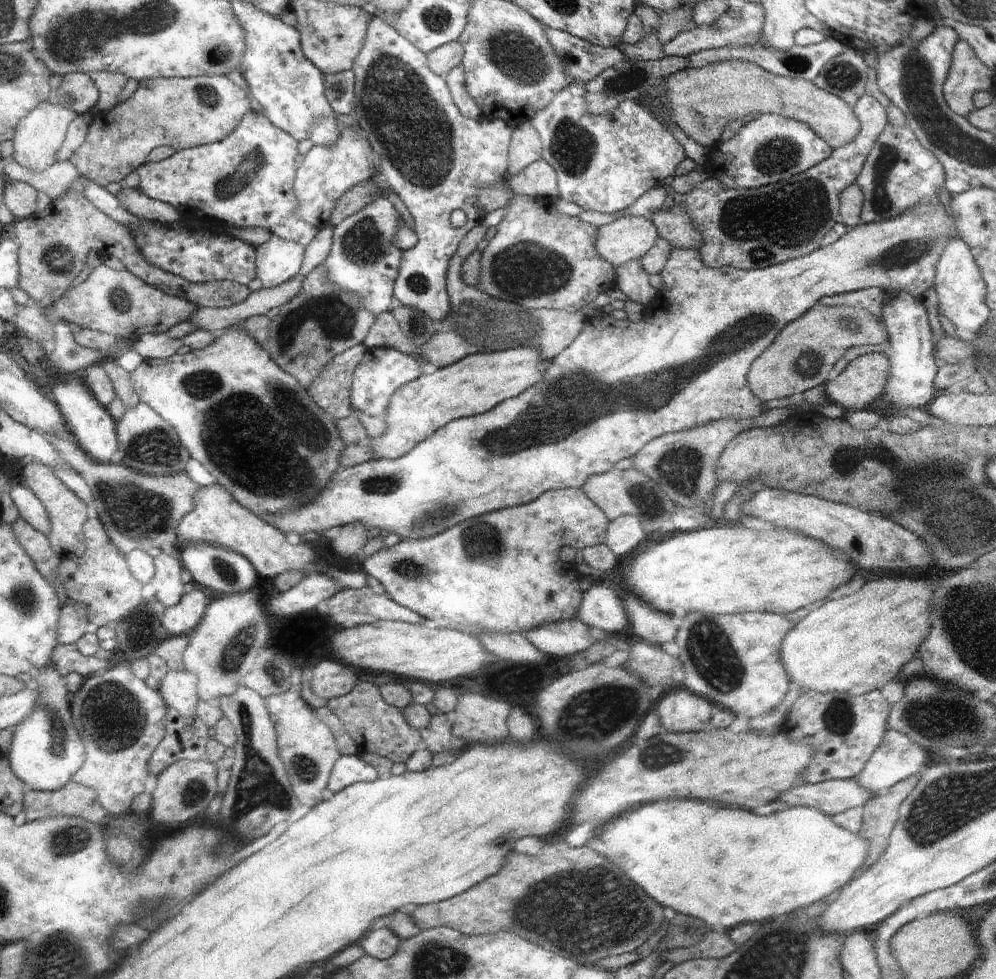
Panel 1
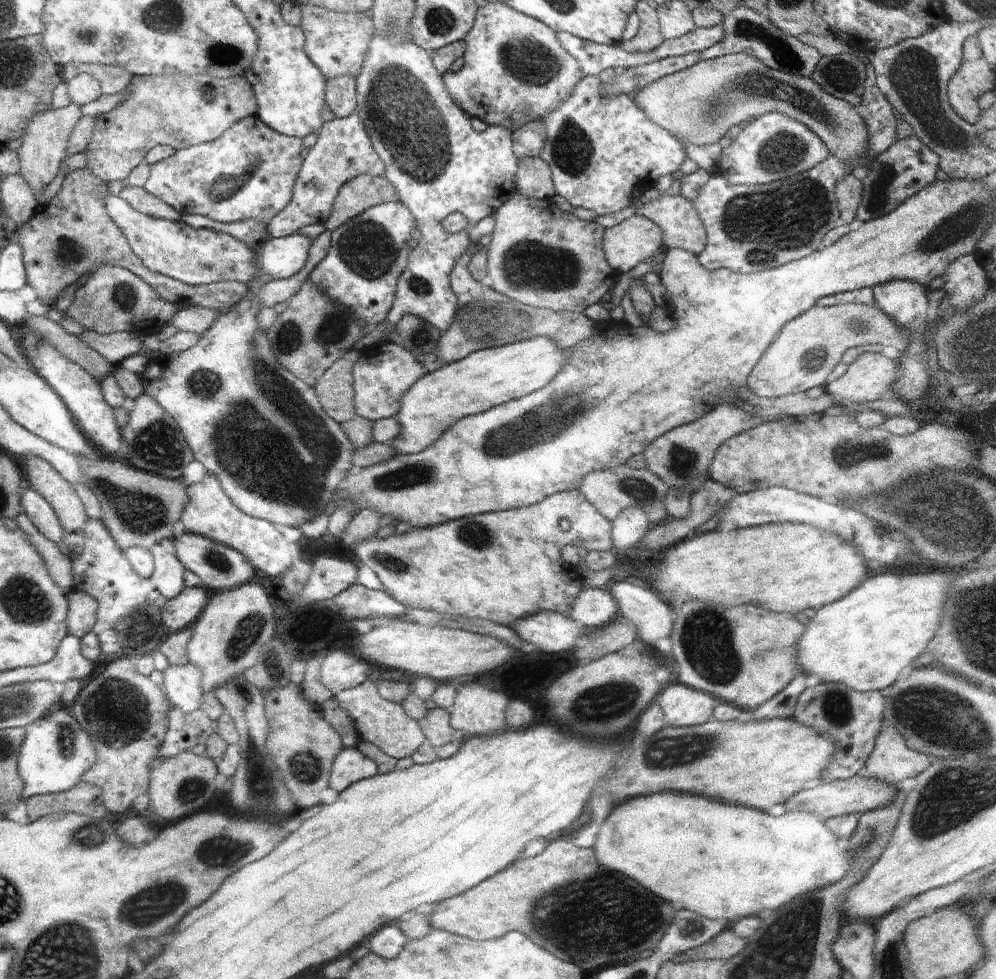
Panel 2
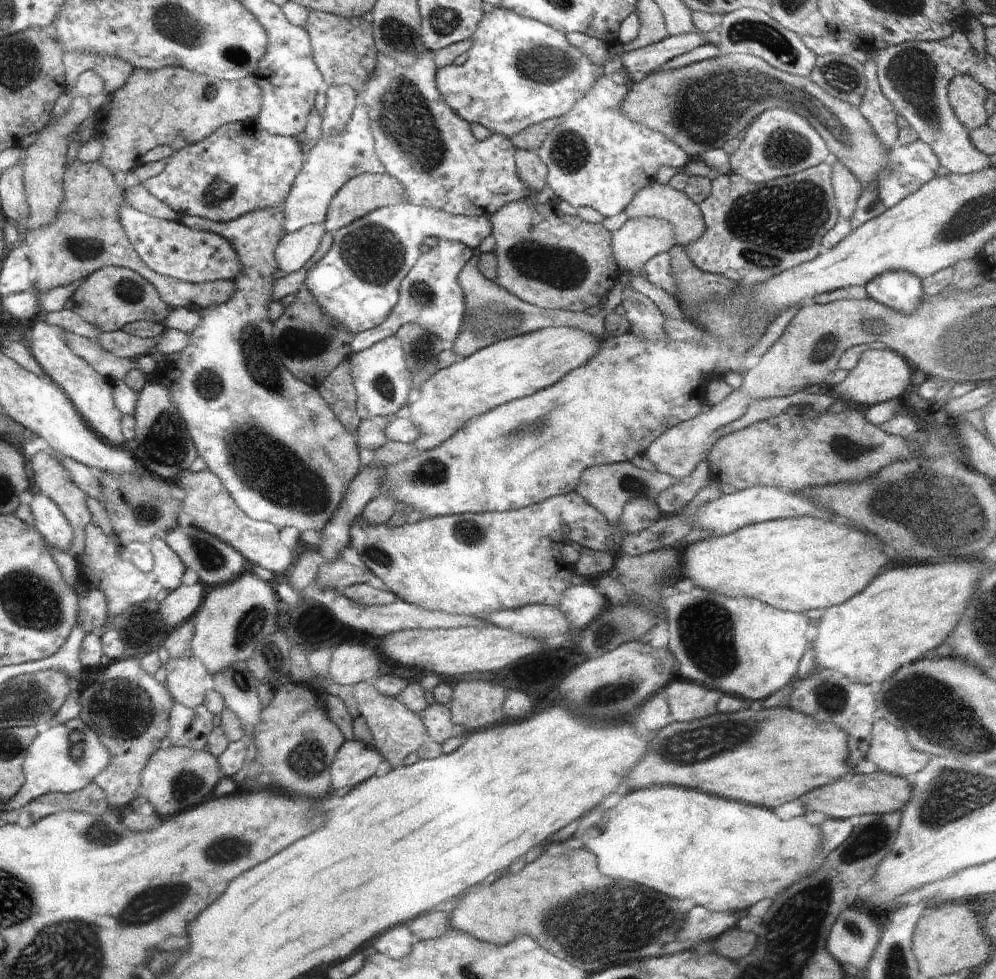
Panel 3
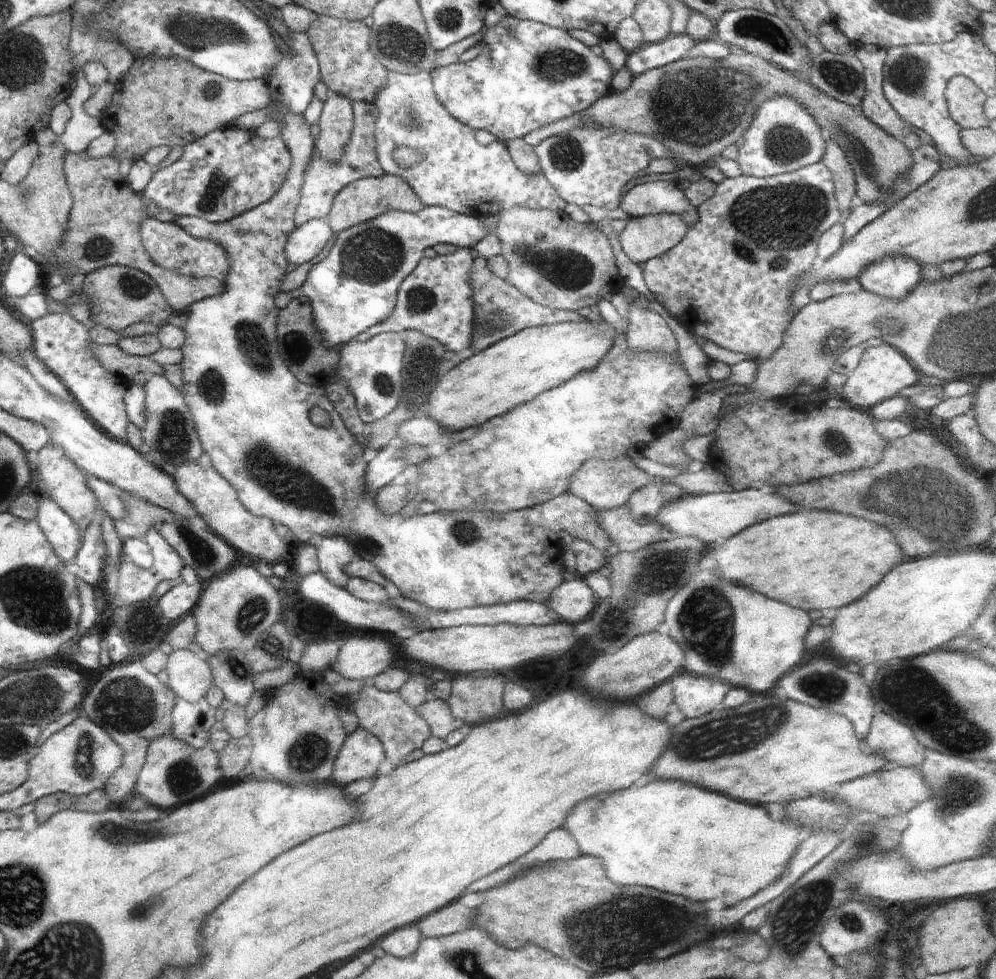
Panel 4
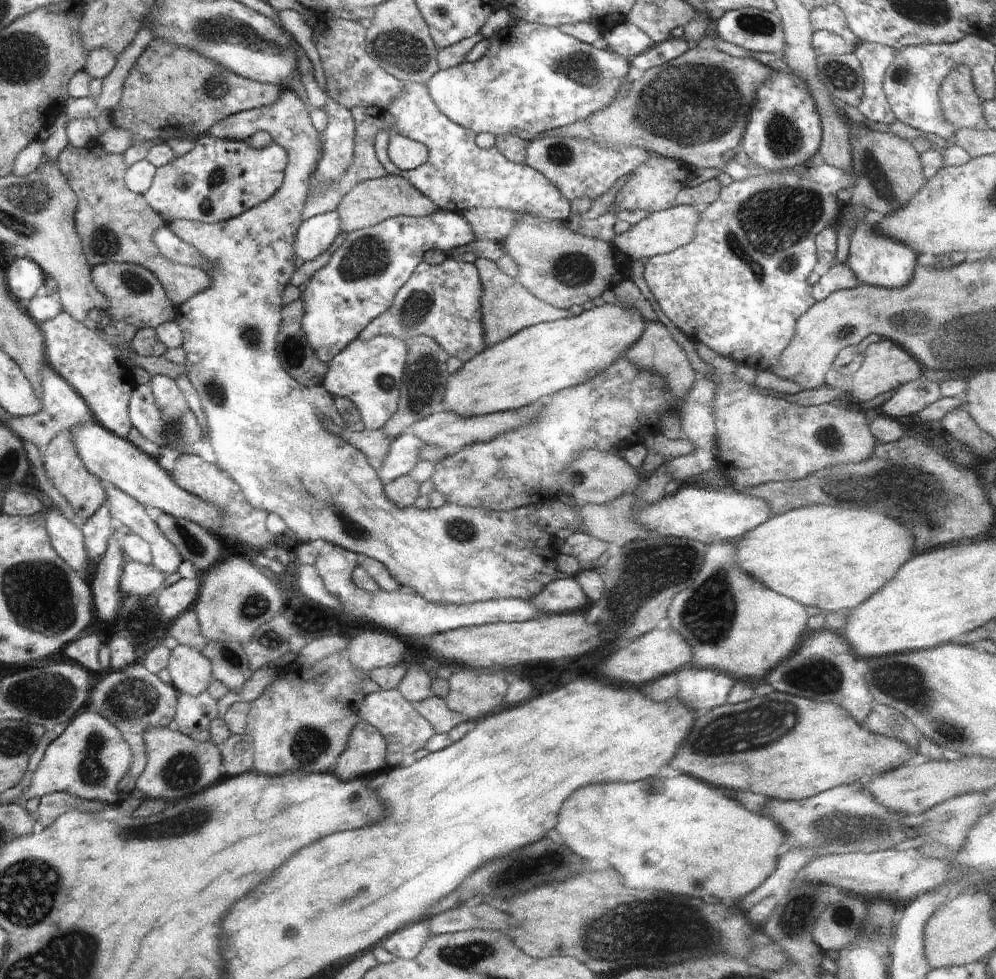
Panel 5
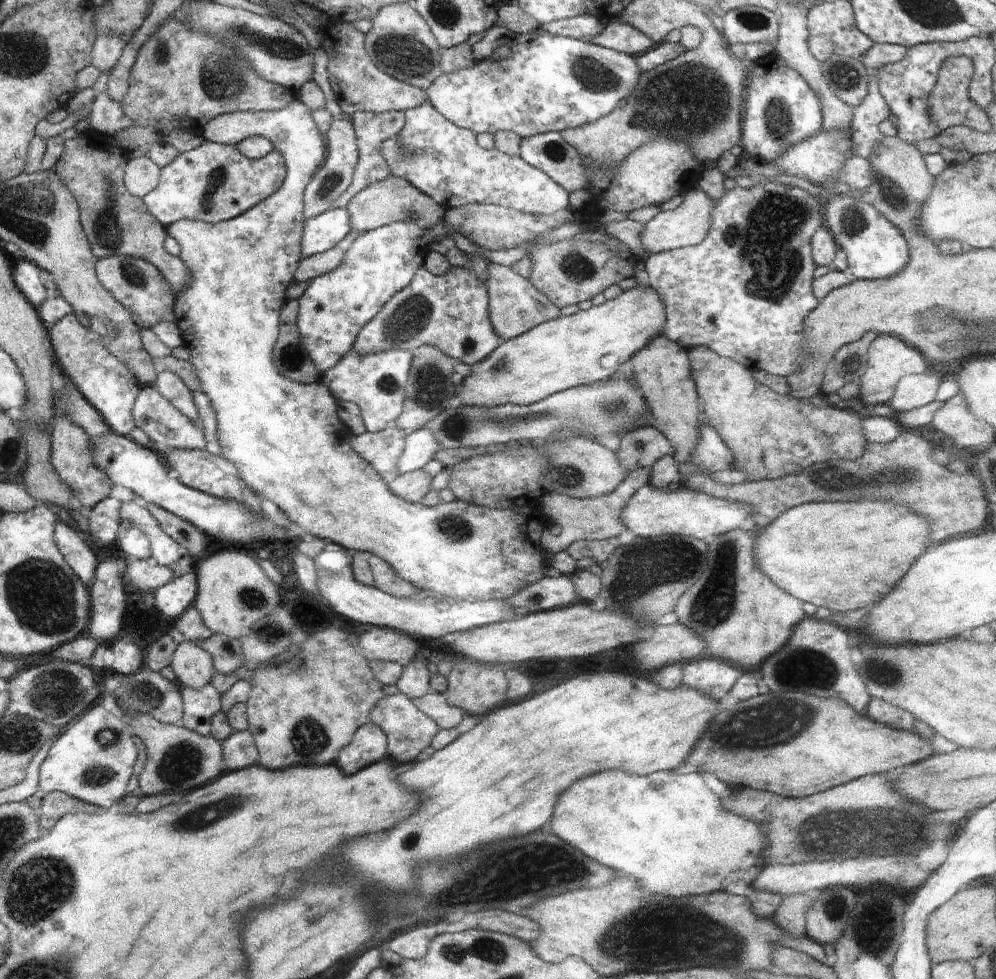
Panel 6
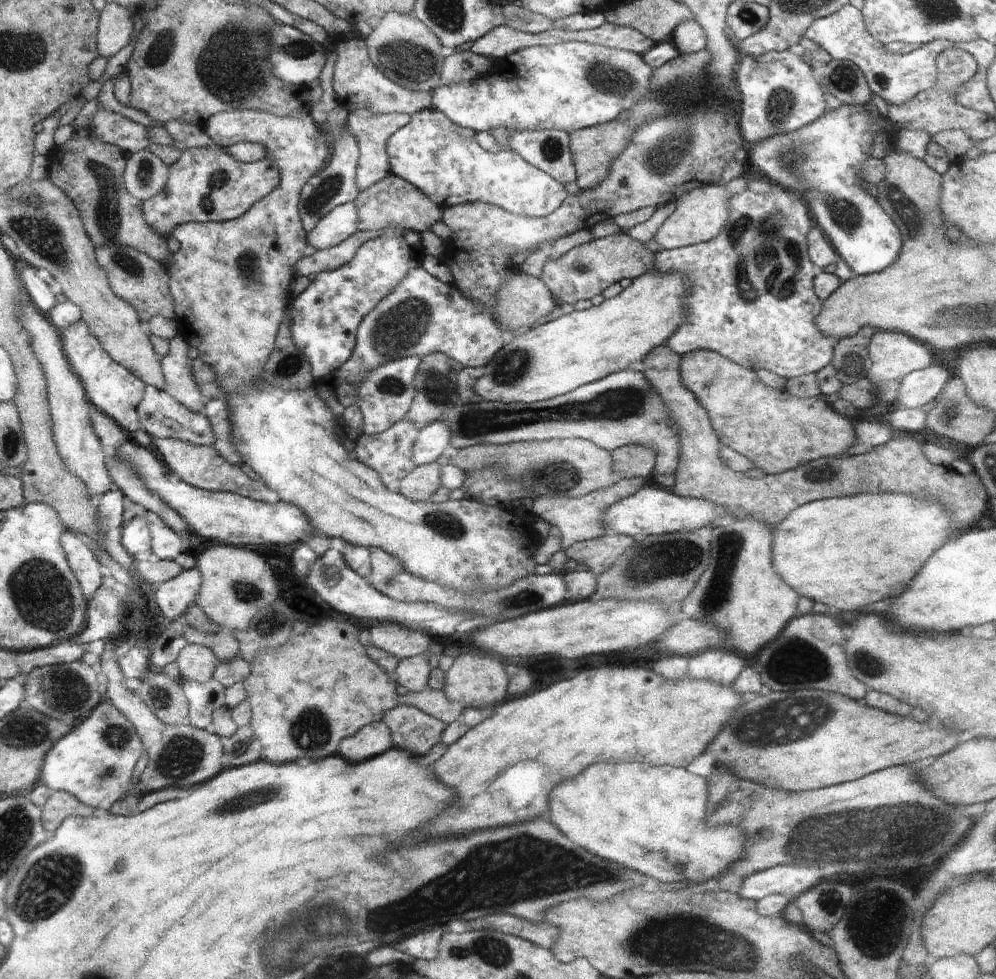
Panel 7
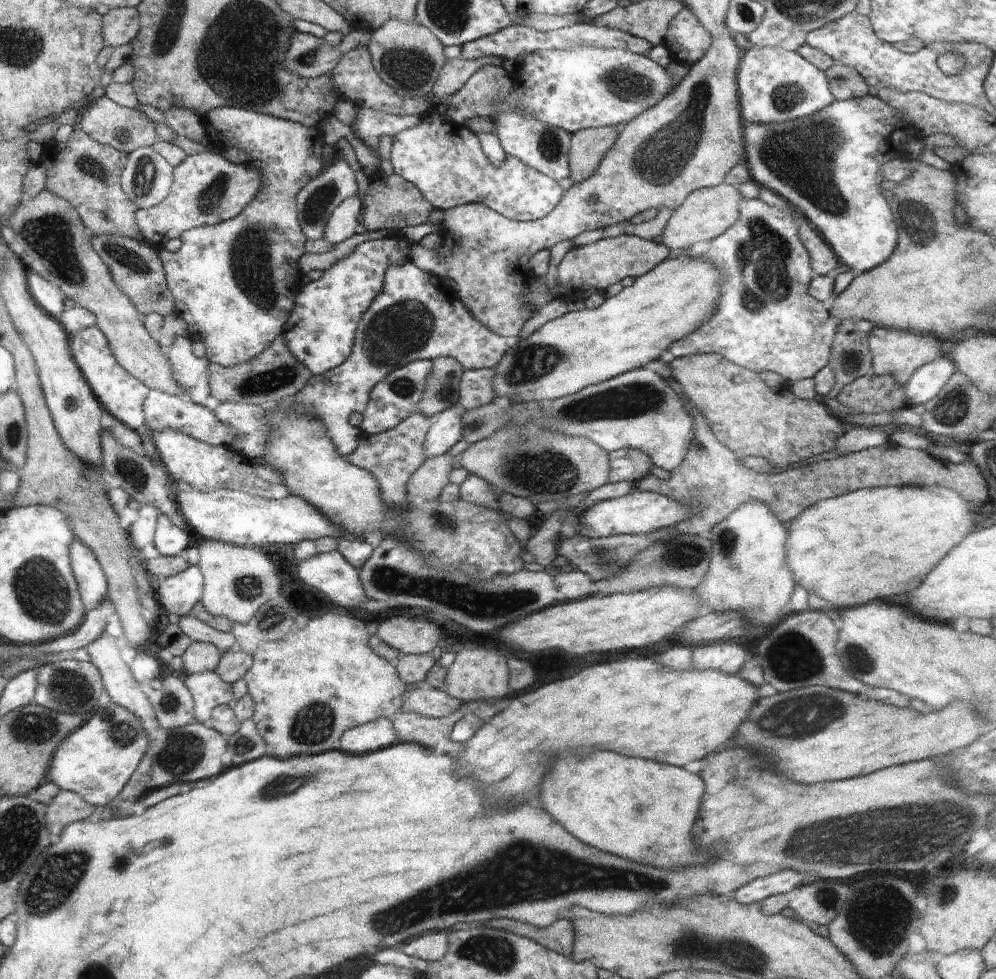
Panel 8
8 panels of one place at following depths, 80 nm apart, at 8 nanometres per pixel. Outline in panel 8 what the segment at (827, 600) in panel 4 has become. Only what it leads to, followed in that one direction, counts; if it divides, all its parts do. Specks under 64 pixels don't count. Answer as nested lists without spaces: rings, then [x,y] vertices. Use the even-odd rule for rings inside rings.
[[[940,486],[872,487],[824,499],[807,508],[788,525],[788,564],[794,582],[826,598],[838,608],[866,604],[870,600],[890,600],[910,594],[946,552],[960,544],[976,526],[976,508],[950,488]]]

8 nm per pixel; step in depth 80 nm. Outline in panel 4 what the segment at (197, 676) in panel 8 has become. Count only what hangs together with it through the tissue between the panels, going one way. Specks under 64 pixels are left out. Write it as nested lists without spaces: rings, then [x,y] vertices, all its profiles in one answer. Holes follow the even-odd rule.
[[[205,697],[194,704],[179,699],[173,709],[170,736],[194,749],[208,747],[211,731],[217,725],[215,712]]]

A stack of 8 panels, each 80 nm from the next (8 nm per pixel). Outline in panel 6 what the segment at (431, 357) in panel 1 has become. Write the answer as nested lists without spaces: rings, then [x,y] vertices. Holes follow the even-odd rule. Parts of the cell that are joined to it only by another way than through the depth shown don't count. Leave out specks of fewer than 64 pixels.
[[[488,262],[488,278],[484,280],[488,296],[488,316],[490,324],[502,340],[508,341],[538,324],[556,320],[561,317],[561,310],[558,309],[542,292],[538,292],[528,279],[518,276],[511,268]]]

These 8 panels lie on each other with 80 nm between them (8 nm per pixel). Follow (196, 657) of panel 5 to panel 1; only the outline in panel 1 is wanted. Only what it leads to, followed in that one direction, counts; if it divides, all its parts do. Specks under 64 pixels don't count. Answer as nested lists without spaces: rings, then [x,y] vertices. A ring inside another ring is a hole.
[[[168,670],[162,677],[159,691],[168,708],[173,708],[184,718],[193,717],[197,712],[197,676],[186,670]]]

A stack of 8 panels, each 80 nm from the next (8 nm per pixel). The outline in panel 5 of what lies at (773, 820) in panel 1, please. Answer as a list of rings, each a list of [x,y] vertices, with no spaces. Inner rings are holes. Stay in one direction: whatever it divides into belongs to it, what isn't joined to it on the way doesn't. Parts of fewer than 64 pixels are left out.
[[[680,774],[676,778],[658,778],[642,782],[606,782],[578,788],[558,814],[556,830],[584,860],[608,862],[626,884],[650,888],[650,892],[674,892],[674,896],[716,896],[724,902],[740,900],[756,890],[776,868],[784,832],[758,814],[748,812],[736,802],[714,794],[702,780]],[[694,878],[702,878],[702,890],[694,888]]]

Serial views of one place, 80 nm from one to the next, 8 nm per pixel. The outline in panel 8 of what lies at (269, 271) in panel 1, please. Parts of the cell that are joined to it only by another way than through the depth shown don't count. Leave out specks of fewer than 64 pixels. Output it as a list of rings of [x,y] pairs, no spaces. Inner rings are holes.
[[[358,196],[345,198],[330,215],[323,239],[334,244],[341,243],[360,232],[358,216],[362,214],[363,200]]]

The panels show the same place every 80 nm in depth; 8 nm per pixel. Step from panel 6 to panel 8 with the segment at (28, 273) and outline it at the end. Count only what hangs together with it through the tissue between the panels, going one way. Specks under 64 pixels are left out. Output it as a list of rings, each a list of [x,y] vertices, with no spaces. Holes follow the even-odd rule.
[[[36,274],[26,276],[26,280],[30,295],[37,306],[58,321],[60,315],[66,310],[64,307],[65,298],[60,295],[59,288],[53,287],[50,281]]]

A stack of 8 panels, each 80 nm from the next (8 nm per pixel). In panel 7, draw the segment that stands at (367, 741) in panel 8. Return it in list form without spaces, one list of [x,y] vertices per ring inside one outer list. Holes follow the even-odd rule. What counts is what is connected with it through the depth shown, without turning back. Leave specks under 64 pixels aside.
[[[382,721],[363,726],[354,736],[348,736],[338,745],[338,756],[350,764],[360,764],[380,756],[395,746],[388,726]]]

